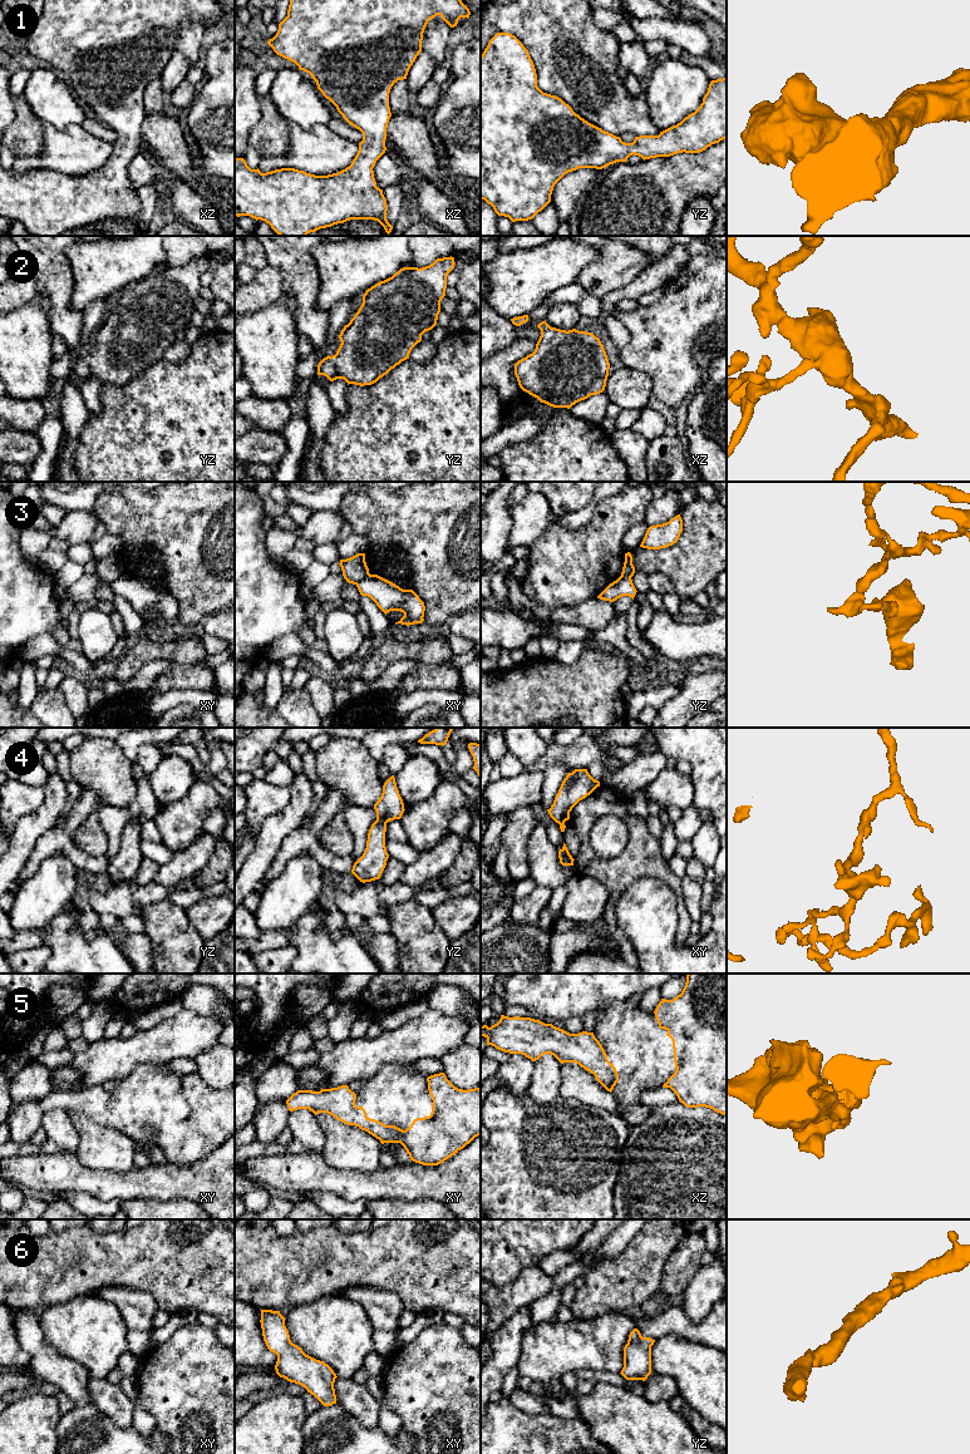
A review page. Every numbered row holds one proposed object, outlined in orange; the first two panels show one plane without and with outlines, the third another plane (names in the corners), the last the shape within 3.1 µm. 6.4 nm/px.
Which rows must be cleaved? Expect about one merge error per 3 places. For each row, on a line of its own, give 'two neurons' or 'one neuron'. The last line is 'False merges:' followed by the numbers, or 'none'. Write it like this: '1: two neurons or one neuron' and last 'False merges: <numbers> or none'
1: one neuron
2: one neuron
3: two neurons
4: one neuron
5: one neuron
6: one neuron
False merges: 3

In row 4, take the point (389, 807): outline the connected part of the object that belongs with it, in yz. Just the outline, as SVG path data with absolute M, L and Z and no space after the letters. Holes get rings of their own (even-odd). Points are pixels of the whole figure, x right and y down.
M394 775L384 783L381 797L374 804L374 809L376 820L369 829L366 848L351 869L363 883L380 878L389 858L385 847L386 823L400 819L405 810Z

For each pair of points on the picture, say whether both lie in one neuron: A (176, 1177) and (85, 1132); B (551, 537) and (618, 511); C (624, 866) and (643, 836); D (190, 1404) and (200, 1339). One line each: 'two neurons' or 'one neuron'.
A: two neurons
B: one neuron
C: one neuron
D: one neuron

